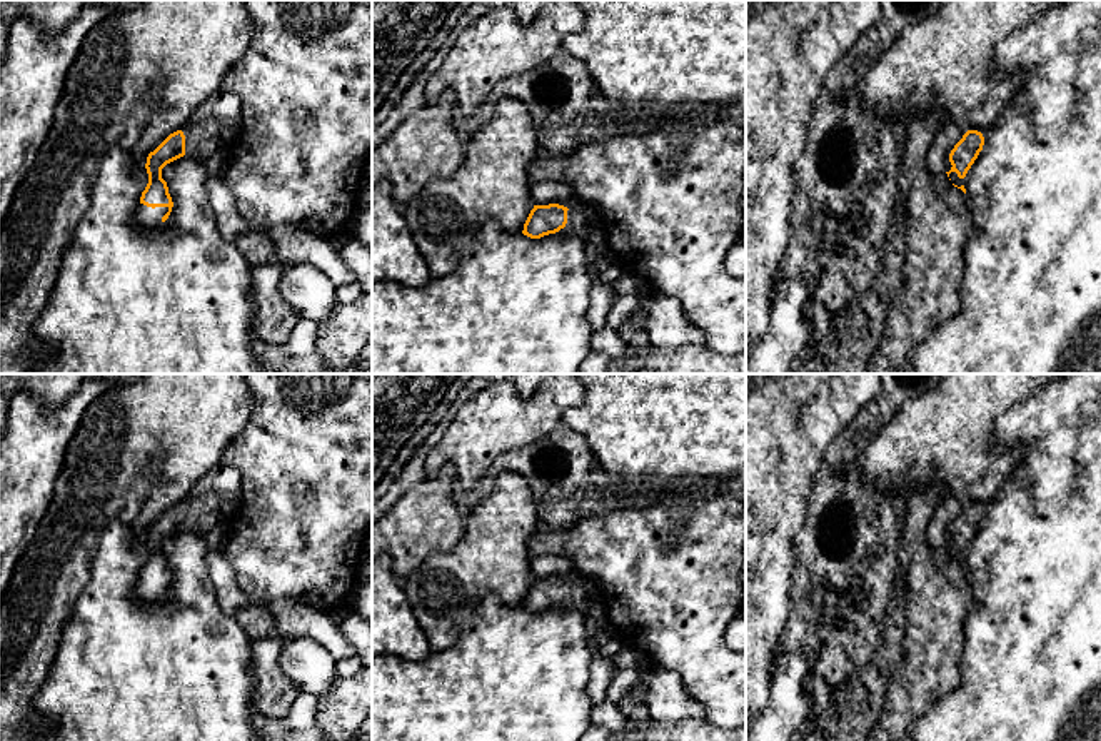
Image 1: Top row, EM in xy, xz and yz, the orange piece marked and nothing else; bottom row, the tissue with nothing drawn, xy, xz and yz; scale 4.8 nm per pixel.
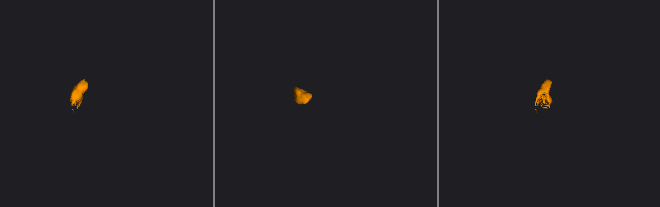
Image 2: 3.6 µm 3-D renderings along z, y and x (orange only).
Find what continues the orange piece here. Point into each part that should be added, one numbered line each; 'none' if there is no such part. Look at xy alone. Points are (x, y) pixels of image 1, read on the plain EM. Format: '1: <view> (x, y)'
1: xy (202, 513)
2: xy (147, 593)

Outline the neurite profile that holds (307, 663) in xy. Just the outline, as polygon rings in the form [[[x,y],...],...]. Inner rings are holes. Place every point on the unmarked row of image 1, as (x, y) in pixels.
[[[309,636],[284,641],[279,658],[282,671],[299,691],[317,699],[327,696],[337,681],[335,663],[329,649]]]

